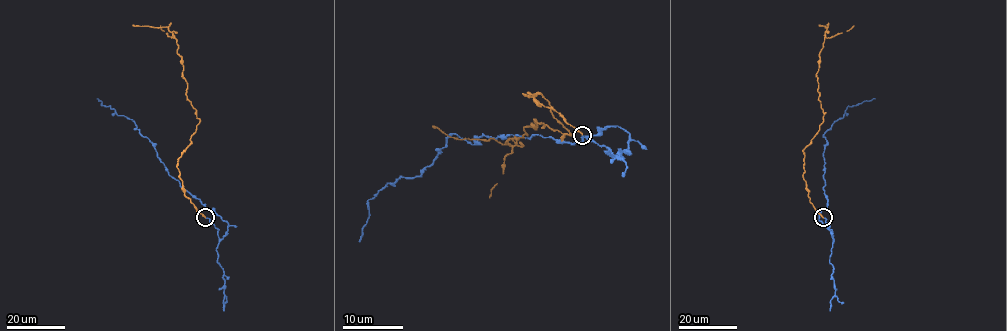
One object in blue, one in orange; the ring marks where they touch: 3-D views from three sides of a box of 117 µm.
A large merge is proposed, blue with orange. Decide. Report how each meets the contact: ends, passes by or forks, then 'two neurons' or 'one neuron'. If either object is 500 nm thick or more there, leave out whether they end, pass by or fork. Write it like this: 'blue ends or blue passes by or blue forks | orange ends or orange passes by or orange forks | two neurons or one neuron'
blue ends | orange ends | one neuron

